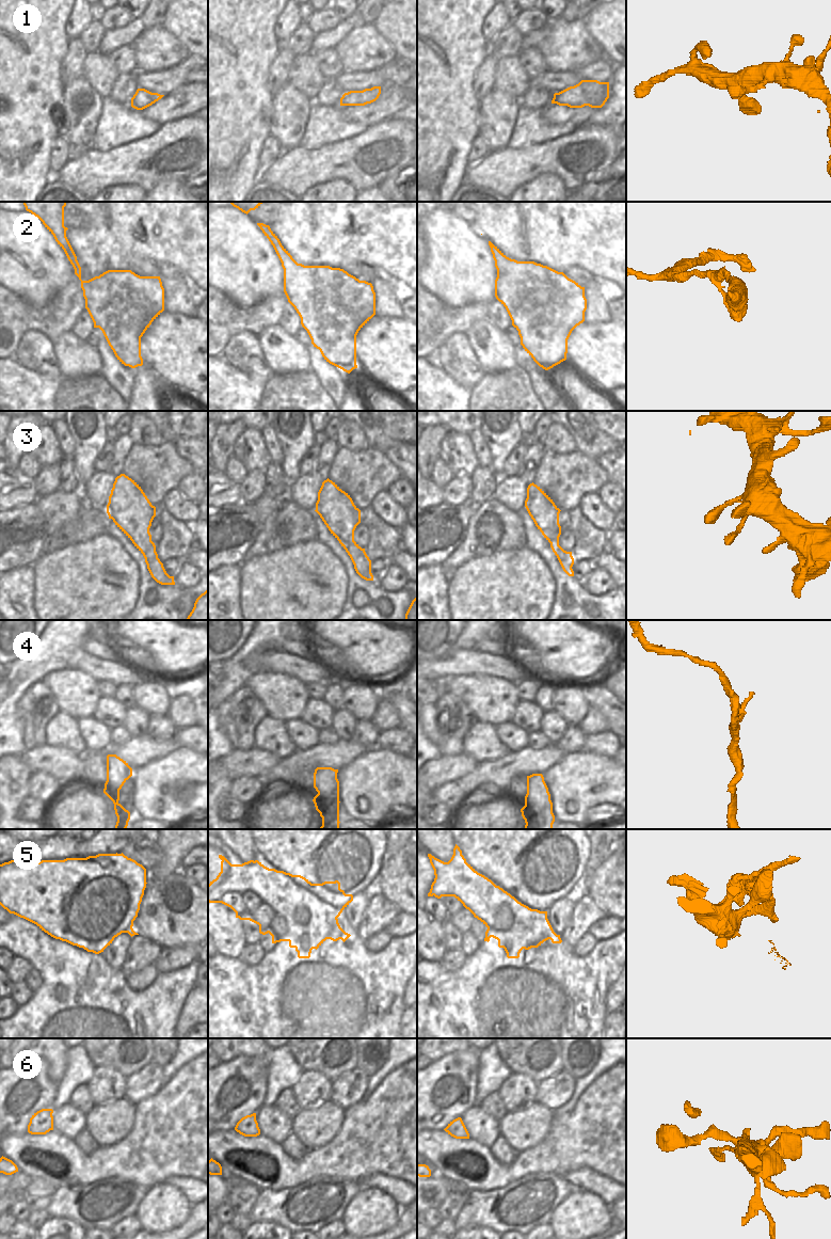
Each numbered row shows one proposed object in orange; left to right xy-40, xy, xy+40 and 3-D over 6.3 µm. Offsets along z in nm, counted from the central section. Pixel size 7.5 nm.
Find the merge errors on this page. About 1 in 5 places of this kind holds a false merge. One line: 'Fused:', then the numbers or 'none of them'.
Fused: 5

